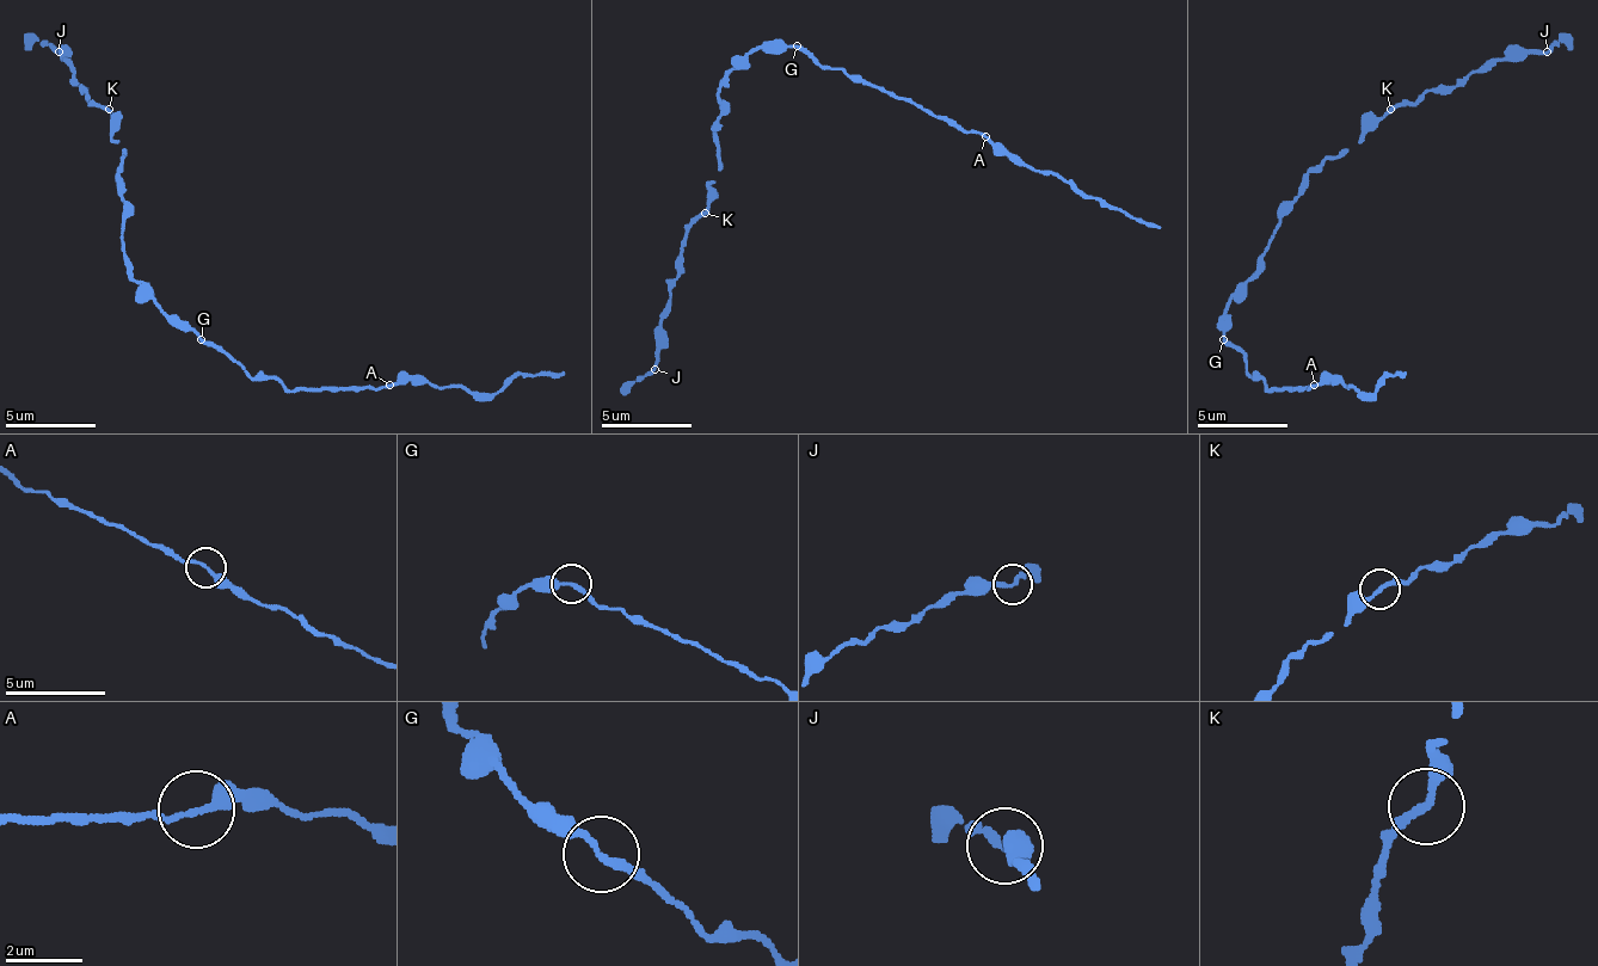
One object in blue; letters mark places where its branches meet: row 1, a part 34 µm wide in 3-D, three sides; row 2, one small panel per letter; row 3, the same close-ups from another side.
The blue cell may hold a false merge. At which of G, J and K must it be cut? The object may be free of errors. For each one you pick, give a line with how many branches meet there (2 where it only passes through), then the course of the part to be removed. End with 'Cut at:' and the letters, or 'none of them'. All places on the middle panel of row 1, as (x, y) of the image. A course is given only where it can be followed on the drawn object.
Cut at: none of them

